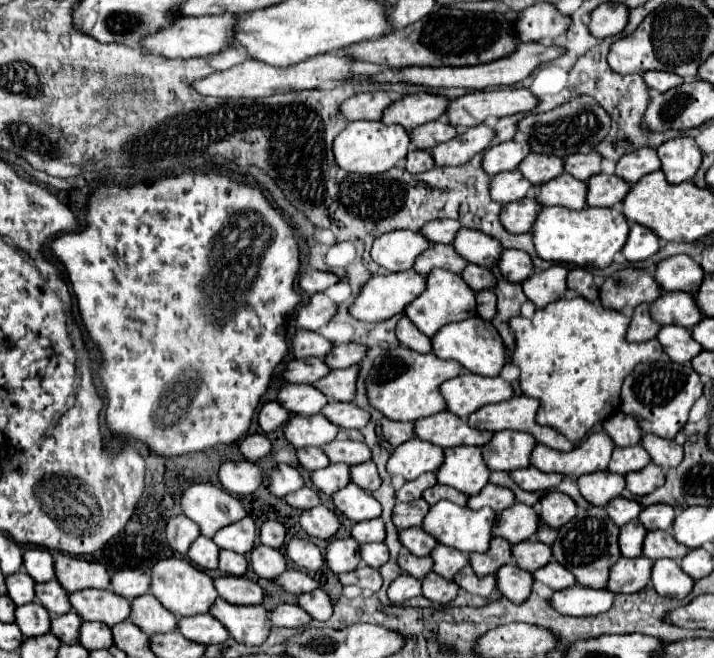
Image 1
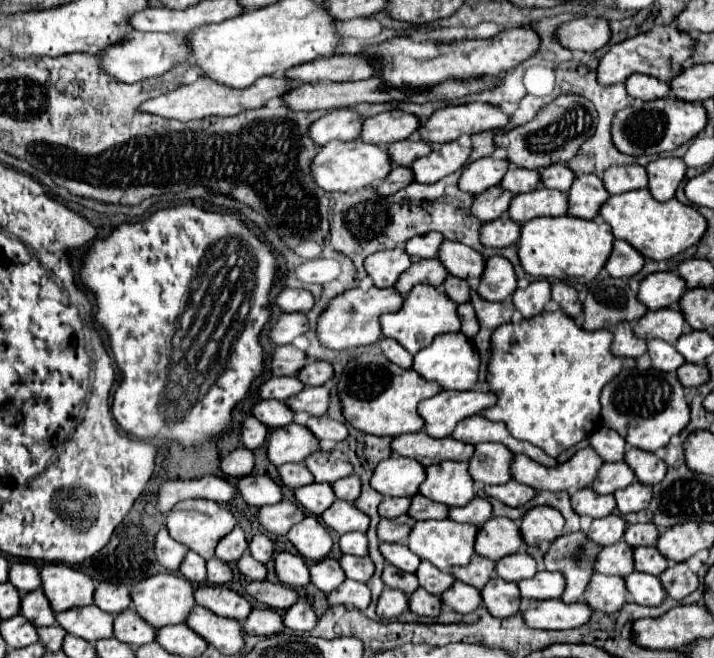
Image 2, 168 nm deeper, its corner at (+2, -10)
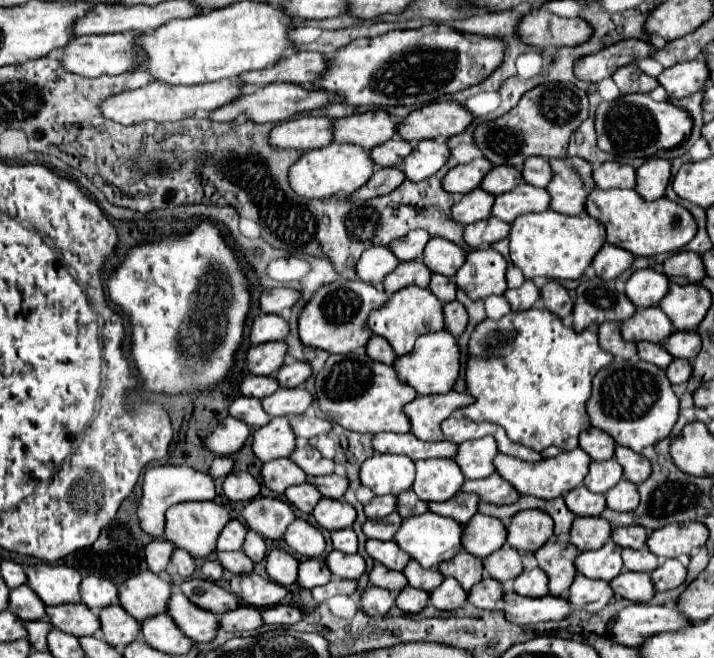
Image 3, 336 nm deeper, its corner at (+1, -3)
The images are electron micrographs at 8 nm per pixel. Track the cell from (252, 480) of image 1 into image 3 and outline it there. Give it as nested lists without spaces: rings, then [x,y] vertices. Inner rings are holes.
[[[153,466],[147,468],[143,476],[143,498],[137,510],[137,516],[141,520],[141,528],[145,528],[147,534],[161,538],[163,536],[163,518],[169,506],[177,502],[187,502],[187,500],[213,500],[215,498],[215,480],[199,470],[193,470],[189,466]]]

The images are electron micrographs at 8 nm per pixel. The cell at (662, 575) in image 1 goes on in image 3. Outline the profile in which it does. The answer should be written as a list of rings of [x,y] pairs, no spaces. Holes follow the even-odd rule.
[[[621,572],[621,576],[611,580],[611,588],[615,594],[631,602],[649,602],[655,596],[653,580],[645,572]]]

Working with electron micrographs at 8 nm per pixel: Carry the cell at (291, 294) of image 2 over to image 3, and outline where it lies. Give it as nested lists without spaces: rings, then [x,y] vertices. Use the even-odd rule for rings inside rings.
[[[271,288],[261,294],[261,310],[267,314],[281,314],[301,300],[301,292],[293,288]]]

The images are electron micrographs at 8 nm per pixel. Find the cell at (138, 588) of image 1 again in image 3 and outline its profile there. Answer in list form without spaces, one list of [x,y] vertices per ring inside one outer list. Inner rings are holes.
[[[87,576],[81,582],[81,598],[89,608],[99,610],[99,608],[117,604],[119,590],[117,590],[117,584],[113,584],[111,580],[105,580],[99,576]]]

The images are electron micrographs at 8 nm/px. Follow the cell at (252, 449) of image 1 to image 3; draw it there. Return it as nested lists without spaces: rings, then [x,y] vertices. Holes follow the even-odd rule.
[[[217,456],[217,458],[213,460],[213,464],[211,464],[209,476],[213,476],[213,478],[227,476],[227,474],[233,470],[233,466],[235,466],[233,458],[229,458],[229,456]]]

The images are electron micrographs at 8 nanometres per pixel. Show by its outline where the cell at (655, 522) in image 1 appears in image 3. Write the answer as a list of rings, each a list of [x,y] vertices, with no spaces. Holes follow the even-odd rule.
[[[621,526],[621,528],[615,528],[613,530],[613,536],[611,536],[621,548],[643,548],[645,542],[647,542],[647,530],[643,526]]]

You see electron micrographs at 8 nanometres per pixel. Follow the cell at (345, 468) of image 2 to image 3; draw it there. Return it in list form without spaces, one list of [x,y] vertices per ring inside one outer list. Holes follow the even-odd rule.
[[[309,444],[297,446],[297,450],[291,454],[293,462],[305,470],[307,476],[327,476],[333,474],[335,462],[329,458],[323,458],[317,448],[311,448]]]

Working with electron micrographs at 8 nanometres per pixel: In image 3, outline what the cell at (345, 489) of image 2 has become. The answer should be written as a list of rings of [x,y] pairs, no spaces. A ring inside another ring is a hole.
[[[329,474],[329,476],[319,476],[319,478],[309,478],[309,482],[317,484],[319,492],[325,498],[343,498],[345,490],[349,488],[349,480],[347,476],[339,476],[339,474]]]

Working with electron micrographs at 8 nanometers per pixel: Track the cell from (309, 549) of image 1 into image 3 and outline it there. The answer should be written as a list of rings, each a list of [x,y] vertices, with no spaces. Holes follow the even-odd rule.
[[[271,550],[265,558],[265,568],[269,578],[281,586],[291,586],[297,582],[299,562],[285,550]]]

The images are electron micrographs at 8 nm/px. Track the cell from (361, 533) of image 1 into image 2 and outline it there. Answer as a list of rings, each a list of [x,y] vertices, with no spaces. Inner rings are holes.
[[[346,533],[340,537],[340,551],[350,555],[368,555],[368,541],[364,533]]]

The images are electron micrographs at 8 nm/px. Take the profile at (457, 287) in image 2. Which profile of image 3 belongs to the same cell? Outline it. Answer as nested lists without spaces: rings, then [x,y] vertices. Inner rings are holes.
[[[433,274],[431,278],[431,284],[429,284],[429,290],[433,290],[433,294],[445,304],[445,302],[451,302],[455,300],[455,294],[457,294],[457,284],[449,278],[449,276],[443,276],[443,274]]]

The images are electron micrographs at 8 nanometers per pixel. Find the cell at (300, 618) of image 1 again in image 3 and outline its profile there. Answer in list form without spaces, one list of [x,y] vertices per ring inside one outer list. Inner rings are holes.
[[[239,606],[233,612],[225,612],[219,616],[219,624],[227,632],[243,632],[243,630],[255,630],[263,626],[261,620],[261,610],[259,608],[249,608],[249,606]]]

